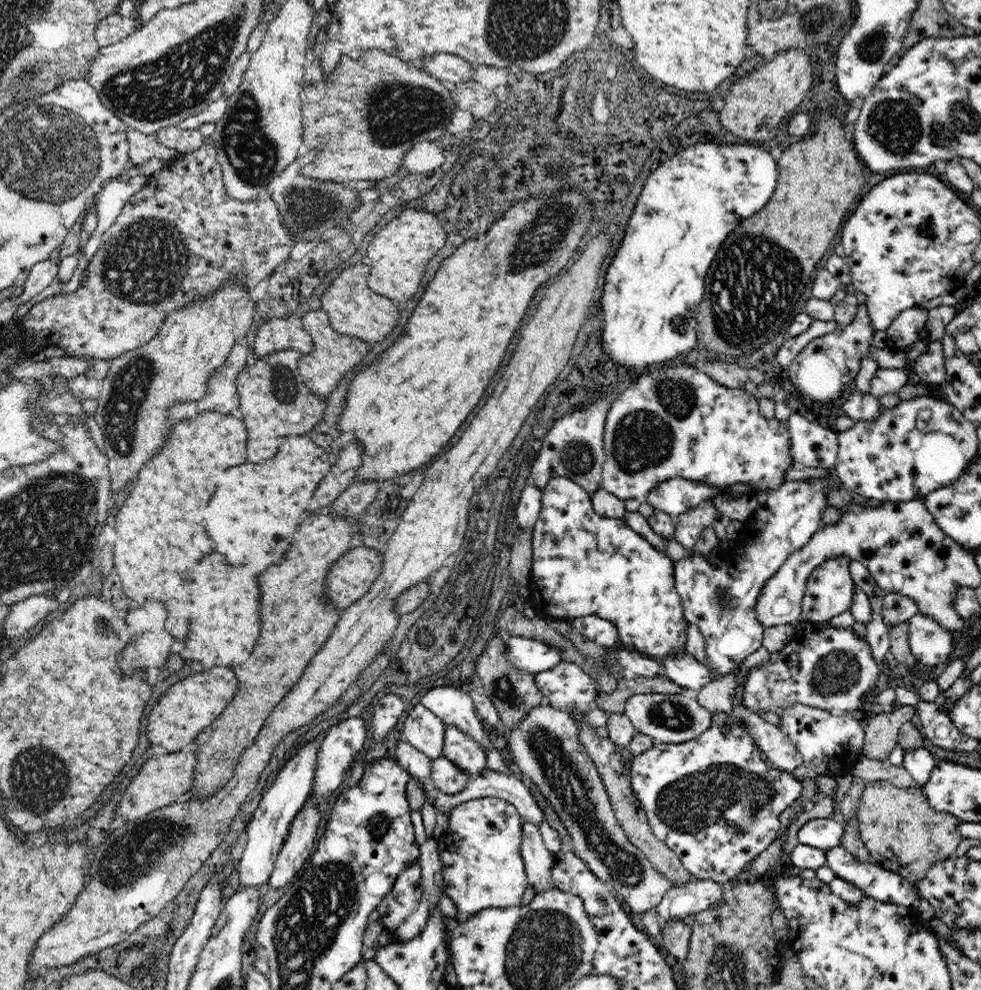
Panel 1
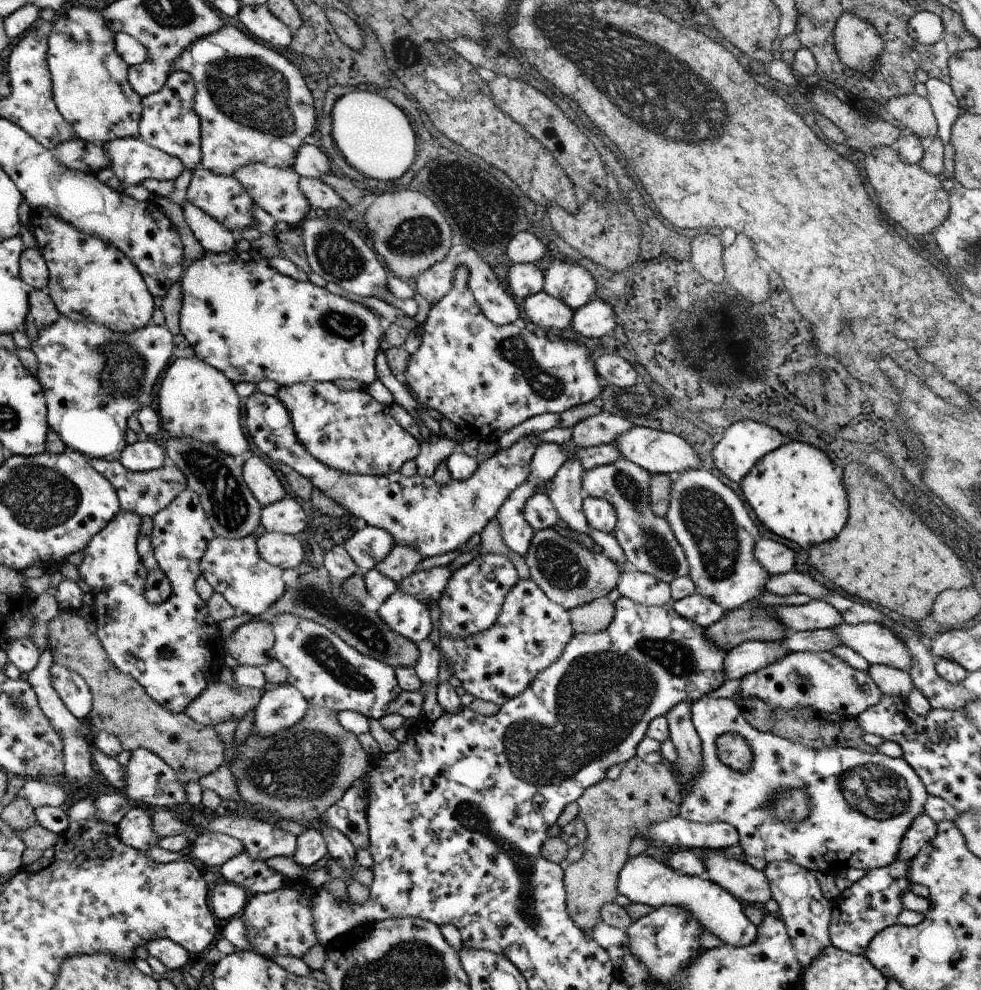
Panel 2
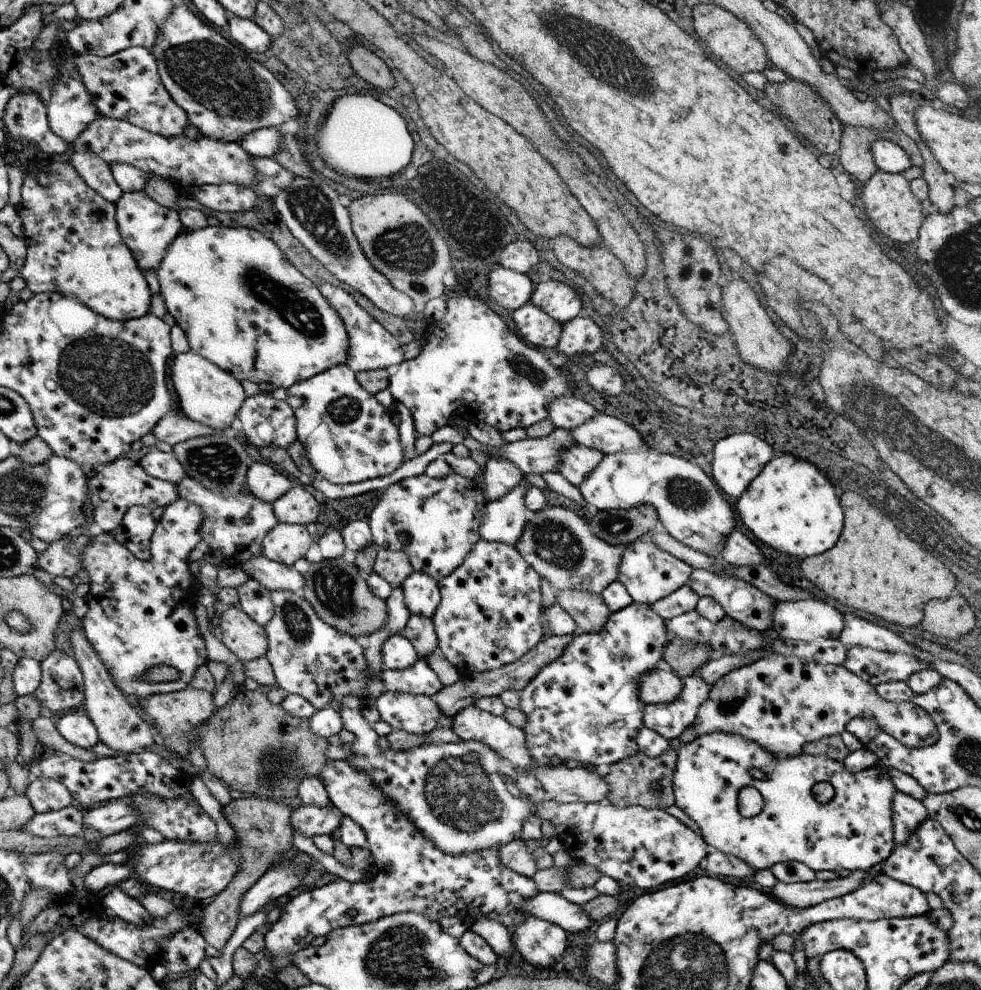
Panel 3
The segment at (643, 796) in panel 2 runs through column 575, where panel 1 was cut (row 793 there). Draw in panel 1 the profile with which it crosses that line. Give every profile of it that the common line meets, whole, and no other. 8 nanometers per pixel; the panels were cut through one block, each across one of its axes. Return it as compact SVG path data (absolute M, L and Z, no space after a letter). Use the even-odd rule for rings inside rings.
M863 780L864 790L859 799L858 810L856 811L857 822L859 823L860 838L868 849L869 856L873 862L882 868L895 872L906 877L916 886L922 880L934 861L939 861L954 855L958 844L963 839L957 830L963 821L947 812L936 812L927 801L921 787L899 787L887 780Z

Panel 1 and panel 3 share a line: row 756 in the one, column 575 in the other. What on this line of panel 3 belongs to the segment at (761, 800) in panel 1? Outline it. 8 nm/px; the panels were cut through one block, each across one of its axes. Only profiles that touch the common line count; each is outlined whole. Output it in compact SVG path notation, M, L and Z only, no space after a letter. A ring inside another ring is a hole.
M632 604L612 613L600 632L574 635L556 660L549 662L519 691L517 706L525 715L526 724L520 729L525 733L527 751L538 767L555 767L566 760L576 760L597 768L607 769L639 751L637 736L644 727L643 714L647 705L639 697L642 676L656 669L663 659L663 652L670 642L667 620L647 604Z

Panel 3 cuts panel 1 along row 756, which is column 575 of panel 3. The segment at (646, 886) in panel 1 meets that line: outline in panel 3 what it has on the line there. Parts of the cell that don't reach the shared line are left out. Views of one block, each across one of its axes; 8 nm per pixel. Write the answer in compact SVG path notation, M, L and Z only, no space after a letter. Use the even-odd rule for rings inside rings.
M546 507L531 513L524 532L514 547L522 558L556 590L601 592L617 580L625 545L609 545L598 538L587 522L586 514L562 507Z

